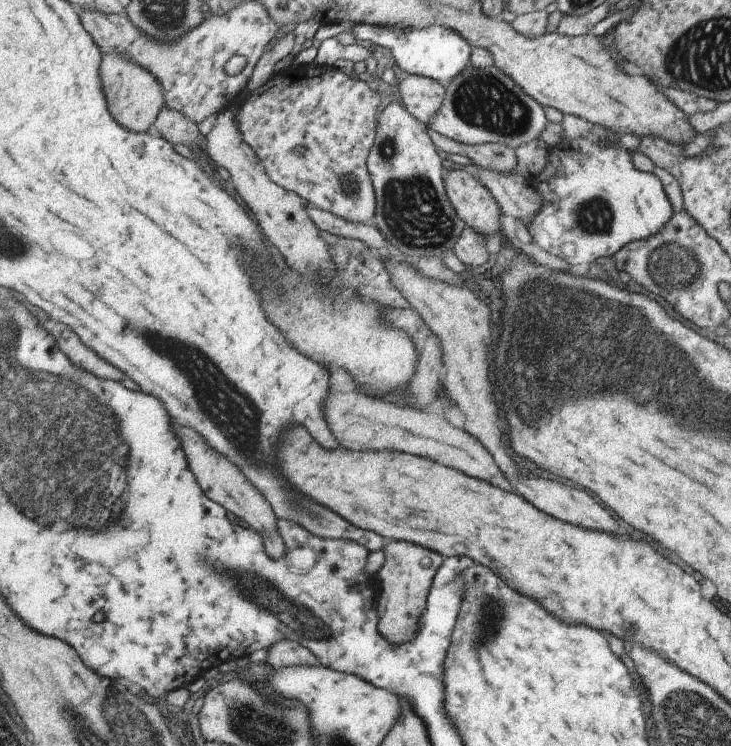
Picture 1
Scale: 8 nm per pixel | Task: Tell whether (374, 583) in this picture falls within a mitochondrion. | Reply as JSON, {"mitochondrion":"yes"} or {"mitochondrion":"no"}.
{"mitochondrion":"no"}

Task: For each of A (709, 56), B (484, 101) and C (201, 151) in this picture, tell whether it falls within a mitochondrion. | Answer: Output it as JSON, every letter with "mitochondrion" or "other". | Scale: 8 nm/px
{"A":"mitochondrion","B":"mitochondrion","C":"other"}

